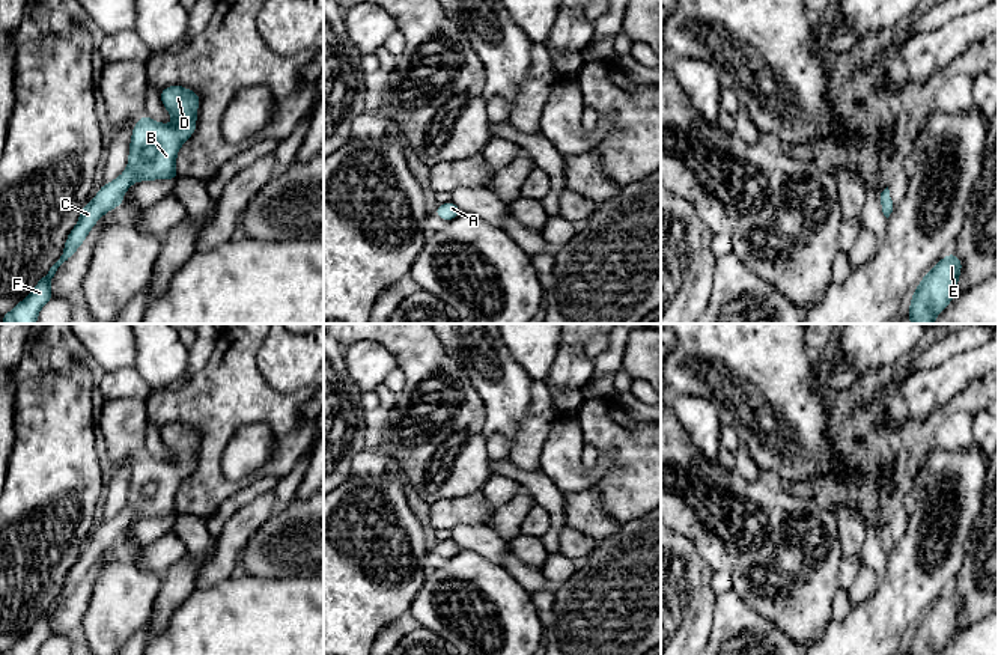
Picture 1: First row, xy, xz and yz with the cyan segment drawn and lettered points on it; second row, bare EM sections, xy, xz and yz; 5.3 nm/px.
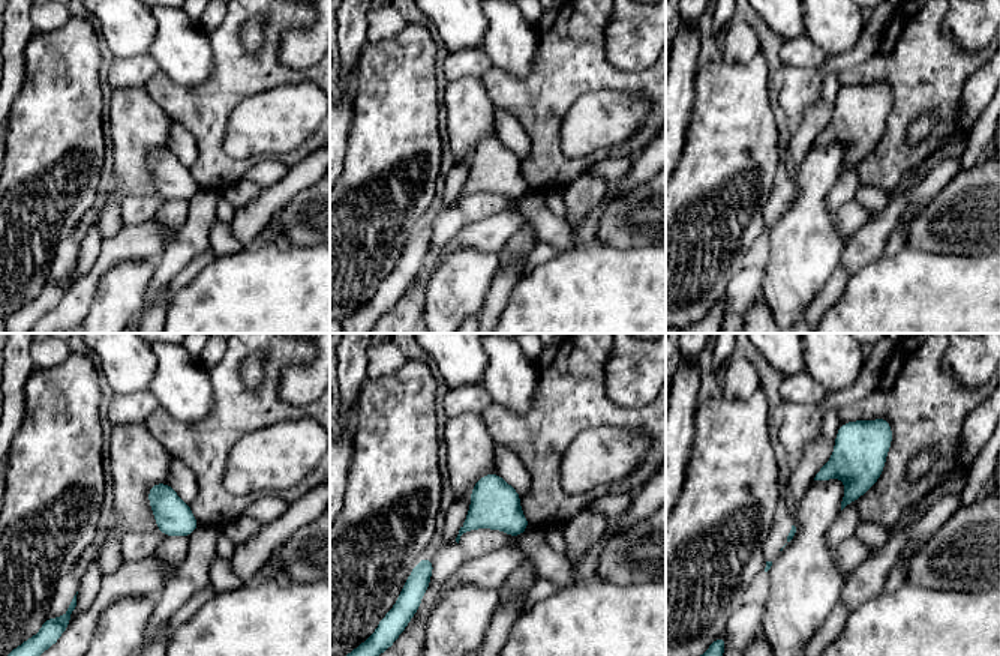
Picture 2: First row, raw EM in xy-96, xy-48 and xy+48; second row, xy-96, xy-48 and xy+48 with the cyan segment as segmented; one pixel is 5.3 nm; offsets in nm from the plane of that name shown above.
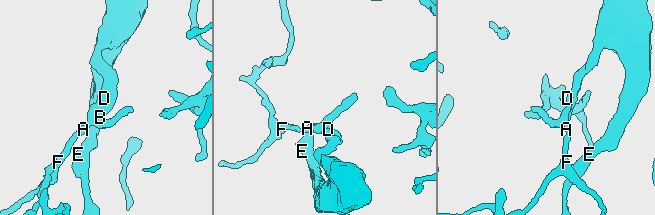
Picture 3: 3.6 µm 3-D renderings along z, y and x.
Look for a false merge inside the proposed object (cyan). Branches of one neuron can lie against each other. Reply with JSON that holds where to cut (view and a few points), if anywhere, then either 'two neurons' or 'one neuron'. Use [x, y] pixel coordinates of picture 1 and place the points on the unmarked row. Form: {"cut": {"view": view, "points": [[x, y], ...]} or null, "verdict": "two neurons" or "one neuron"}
{"cut": null, "verdict": "one neuron"}

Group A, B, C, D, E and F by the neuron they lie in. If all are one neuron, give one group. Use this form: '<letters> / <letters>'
A B C D E F

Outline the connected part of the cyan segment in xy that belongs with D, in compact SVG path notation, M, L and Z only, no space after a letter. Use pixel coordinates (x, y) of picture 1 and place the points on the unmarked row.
M178 422L164 425L160 434L164 446L173 453L173 459L166 462L146 452L135 459L125 509L114 518L102 521L96 535L83 544L78 560L66 575L60 596L30 631L2 655L38 655L41 646L53 635L51 616L57 605L74 593L101 553L123 541L125 529L135 518L176 518L179 515L176 492L197 465L200 434Z

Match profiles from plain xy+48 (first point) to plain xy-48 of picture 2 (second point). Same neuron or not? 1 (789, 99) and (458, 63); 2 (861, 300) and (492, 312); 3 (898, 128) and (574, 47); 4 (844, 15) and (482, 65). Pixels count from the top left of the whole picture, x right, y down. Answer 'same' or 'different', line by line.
1: different
2: different
3: same
4: different

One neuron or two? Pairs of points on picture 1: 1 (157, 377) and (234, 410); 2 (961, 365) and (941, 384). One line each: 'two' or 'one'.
1: two
2: one

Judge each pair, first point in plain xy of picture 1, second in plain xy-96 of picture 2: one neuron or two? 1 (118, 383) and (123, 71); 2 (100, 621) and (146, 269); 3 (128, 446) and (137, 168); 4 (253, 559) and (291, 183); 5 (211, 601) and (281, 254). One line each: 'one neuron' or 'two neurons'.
1: one neuron
2: one neuron
3: one neuron
4: two neurons
5: one neuron

